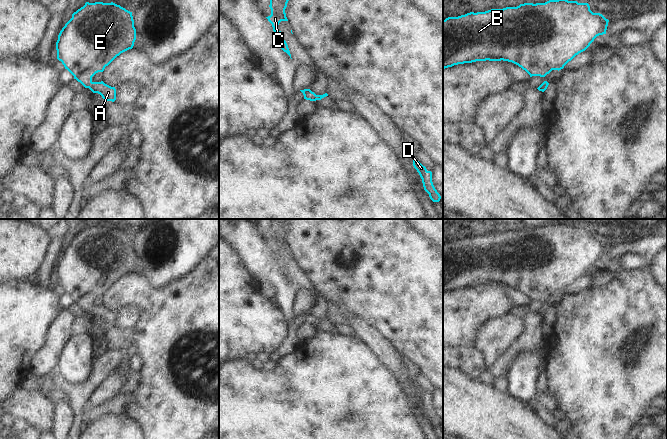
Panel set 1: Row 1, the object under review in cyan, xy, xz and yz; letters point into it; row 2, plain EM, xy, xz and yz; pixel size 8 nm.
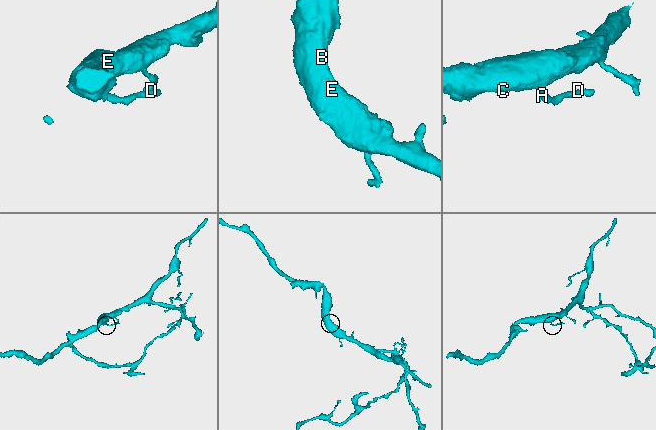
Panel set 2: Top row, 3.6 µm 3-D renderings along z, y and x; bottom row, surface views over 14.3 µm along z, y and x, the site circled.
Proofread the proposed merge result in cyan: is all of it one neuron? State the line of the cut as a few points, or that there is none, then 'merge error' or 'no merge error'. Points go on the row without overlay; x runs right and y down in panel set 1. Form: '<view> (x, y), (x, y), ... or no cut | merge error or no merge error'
no cut | no merge error

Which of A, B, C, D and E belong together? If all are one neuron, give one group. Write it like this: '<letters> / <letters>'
A B C D E

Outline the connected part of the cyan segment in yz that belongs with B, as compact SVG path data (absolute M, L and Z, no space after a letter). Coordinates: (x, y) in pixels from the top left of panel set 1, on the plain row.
M566 223L448 241L443 244L443 294L458 288L503 284L518 289L530 301L545 301L552 294L563 293L597 260L606 258L608 246L602 238L593 237L588 227Z

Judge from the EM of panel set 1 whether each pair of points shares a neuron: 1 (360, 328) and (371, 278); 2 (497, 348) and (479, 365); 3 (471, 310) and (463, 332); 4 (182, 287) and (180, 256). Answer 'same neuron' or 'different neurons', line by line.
1: different neurons
2: different neurons
3: same neuron
4: different neurons

